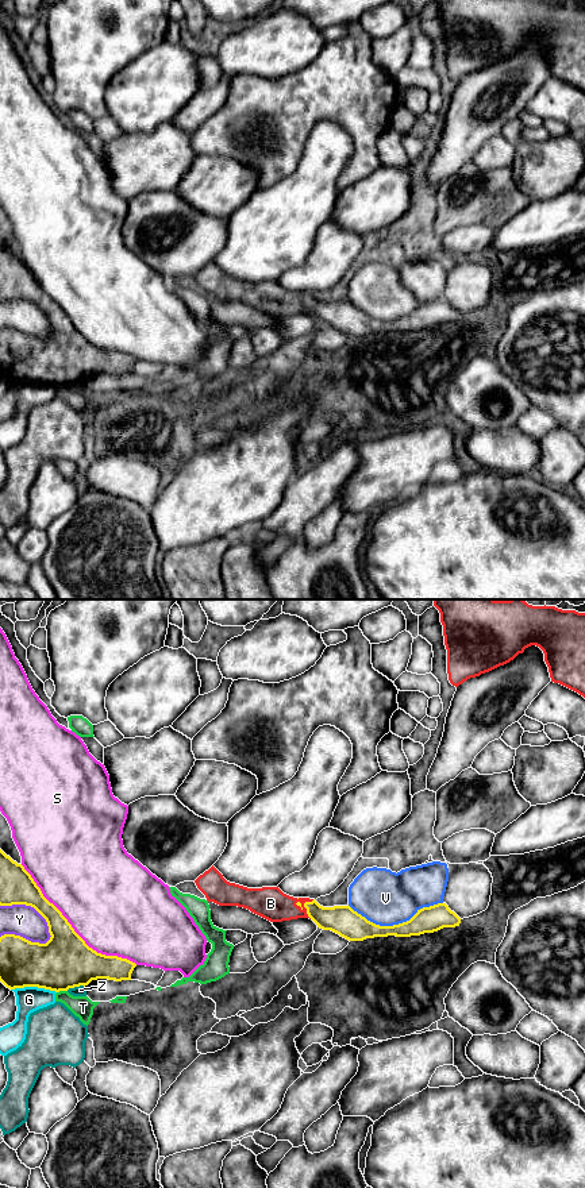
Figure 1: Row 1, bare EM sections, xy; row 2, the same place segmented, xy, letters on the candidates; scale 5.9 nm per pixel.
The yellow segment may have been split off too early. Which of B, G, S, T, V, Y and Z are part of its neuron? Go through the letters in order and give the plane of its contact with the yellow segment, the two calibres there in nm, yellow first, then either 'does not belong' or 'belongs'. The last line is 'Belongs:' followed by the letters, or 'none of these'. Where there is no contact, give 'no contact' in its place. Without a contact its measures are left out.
B: xy | 180/190 nm | belongs
G: xy | 320/160 nm | does not belong
S: xy | 320/500 nm | does not belong
T: xy | 320/130 nm | does not belong
V: xy | 170/320 nm | does not belong
Y: xy | 200/190 nm | does not belong
Z: xy | 320/60 nm | does not belong
Belongs: B

